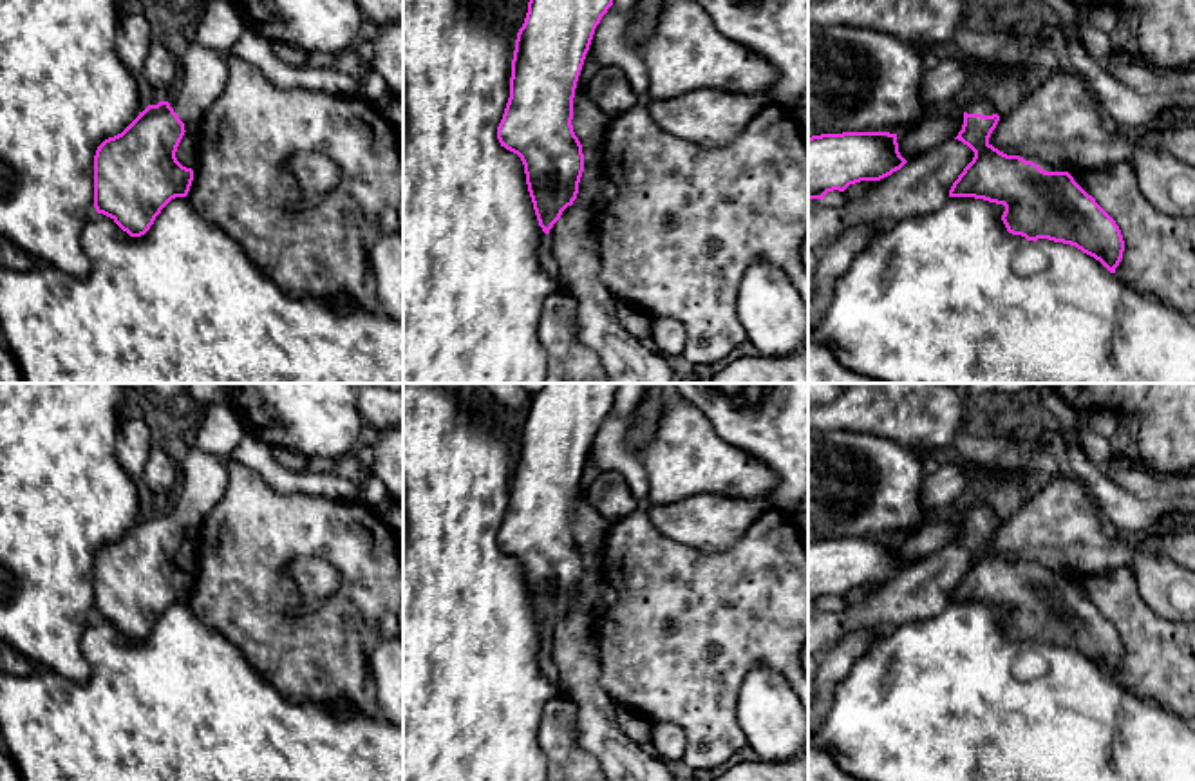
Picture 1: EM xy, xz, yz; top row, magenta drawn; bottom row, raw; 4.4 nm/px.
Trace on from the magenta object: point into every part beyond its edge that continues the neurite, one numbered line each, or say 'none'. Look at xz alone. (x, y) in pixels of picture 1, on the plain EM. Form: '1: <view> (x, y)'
none

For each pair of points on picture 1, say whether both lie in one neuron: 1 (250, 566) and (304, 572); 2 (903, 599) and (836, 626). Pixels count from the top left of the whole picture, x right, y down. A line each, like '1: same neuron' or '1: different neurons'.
1: different neurons
2: same neuron

